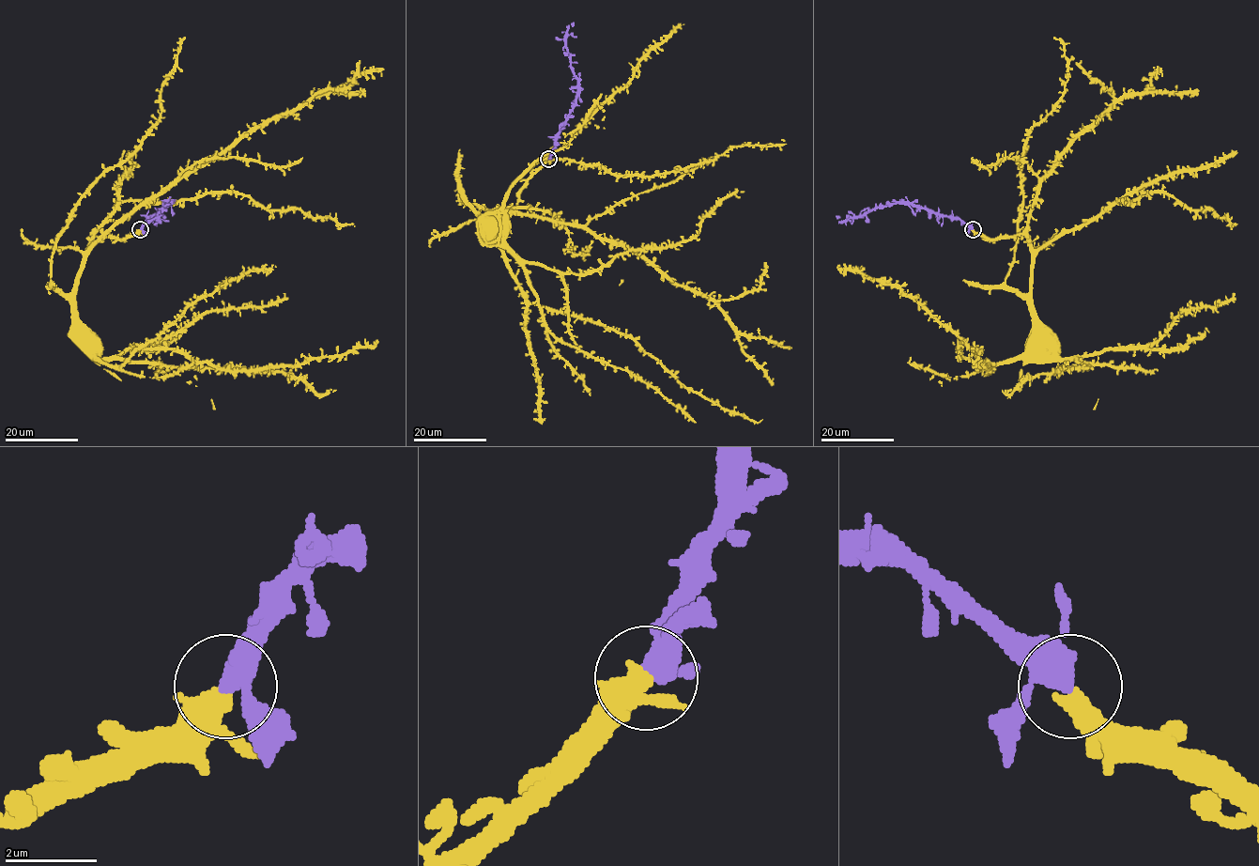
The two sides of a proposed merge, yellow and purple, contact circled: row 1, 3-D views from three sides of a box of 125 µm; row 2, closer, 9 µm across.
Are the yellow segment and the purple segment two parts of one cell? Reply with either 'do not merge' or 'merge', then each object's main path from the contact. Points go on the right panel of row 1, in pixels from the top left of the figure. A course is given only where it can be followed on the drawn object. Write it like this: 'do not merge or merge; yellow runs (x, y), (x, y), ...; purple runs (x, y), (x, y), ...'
merge; yellow runs (973, 229), (1022, 234), (1032, 330), (1021, 354), (1003, 361), (984, 366), (973, 348), (989, 371), (953, 342); purple runs (973, 229), (959, 219), (940, 216), (926, 208), (904, 203), (868, 209), (858, 216), (839, 221), (836, 215)

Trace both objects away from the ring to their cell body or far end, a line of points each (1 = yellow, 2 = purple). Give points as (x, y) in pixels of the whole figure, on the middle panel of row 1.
1: (548, 160), (514, 209), (483, 218), (545, 160), (655, 176), (781, 139)
2: (548, 160), (577, 91), (577, 78), (566, 44), (568, 26), (573, 23)

